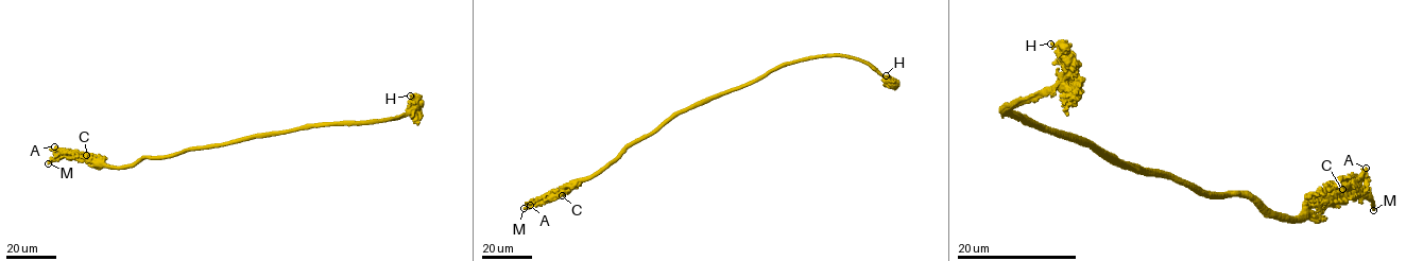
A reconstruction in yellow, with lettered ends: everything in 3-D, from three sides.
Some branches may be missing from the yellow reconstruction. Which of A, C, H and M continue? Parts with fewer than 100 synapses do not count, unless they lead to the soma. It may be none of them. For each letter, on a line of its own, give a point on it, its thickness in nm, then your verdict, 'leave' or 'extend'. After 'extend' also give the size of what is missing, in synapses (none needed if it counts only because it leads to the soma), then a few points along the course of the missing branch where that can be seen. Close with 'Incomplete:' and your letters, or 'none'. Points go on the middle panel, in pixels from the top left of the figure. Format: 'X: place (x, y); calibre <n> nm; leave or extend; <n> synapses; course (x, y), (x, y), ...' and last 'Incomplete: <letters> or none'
A: place (530, 205); calibre 500 nm; leave
C: place (562, 195); calibre 420 nm; leave
H: place (886, 75); calibre 180 nm; leave
M: place (524, 208); calibre 480 nm; extend; course (524, 208), (515, 207), (498, 223), (494, 221)
Incomplete: M

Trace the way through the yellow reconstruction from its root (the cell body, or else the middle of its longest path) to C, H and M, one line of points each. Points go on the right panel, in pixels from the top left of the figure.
C: (1116, 158), (1136, 168), (1167, 174), (1198, 192), (1243, 192), (1274, 216), (1297, 218), (1314, 203), (1342, 189)
H: (1116, 158), (1004, 111), (1017, 101), (1043, 94), (1064, 72), (1065, 61), (1050, 44)
M: (1116, 158), (1167, 174), (1198, 192), (1243, 192), (1274, 216), (1310, 216), (1358, 194), (1373, 210)

